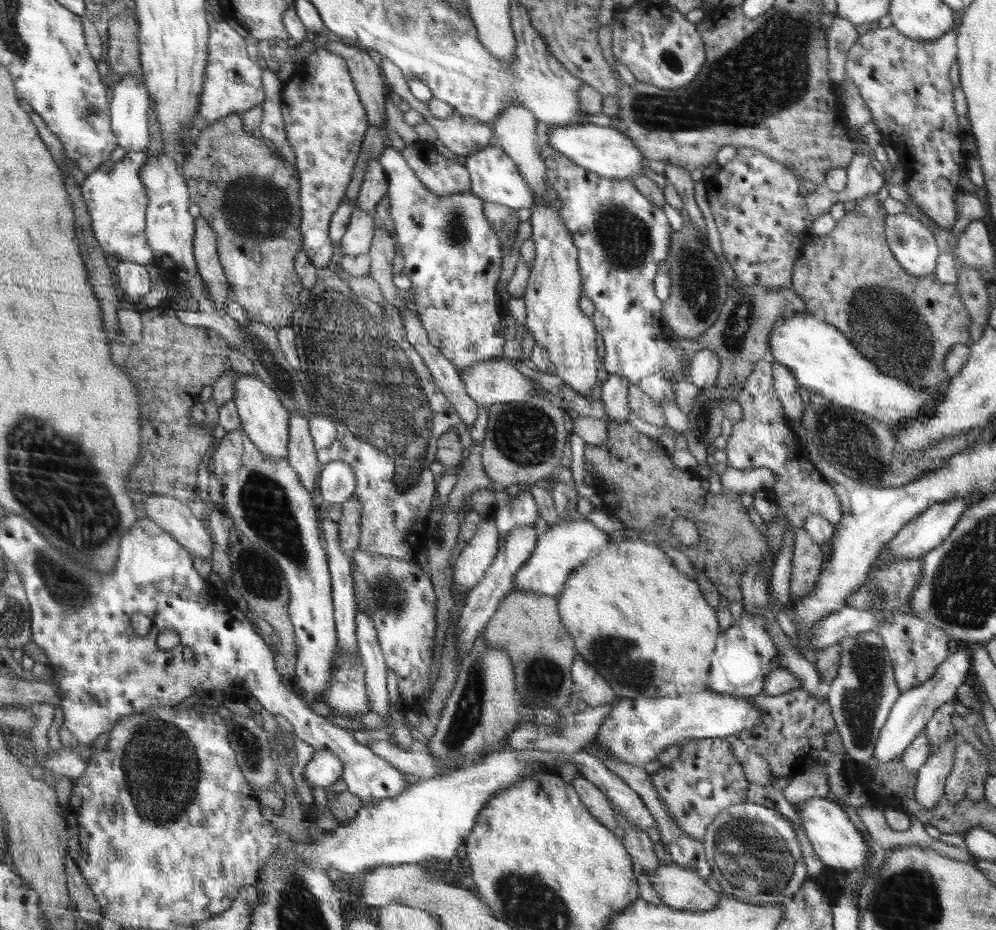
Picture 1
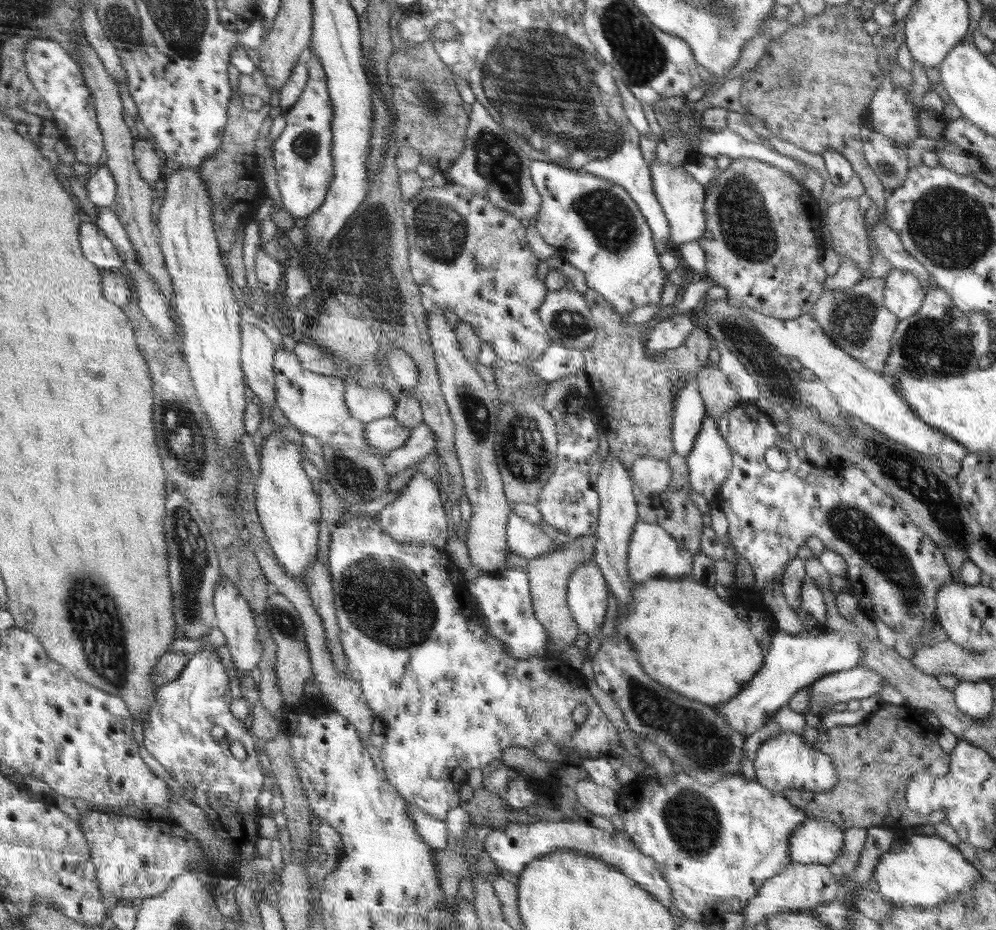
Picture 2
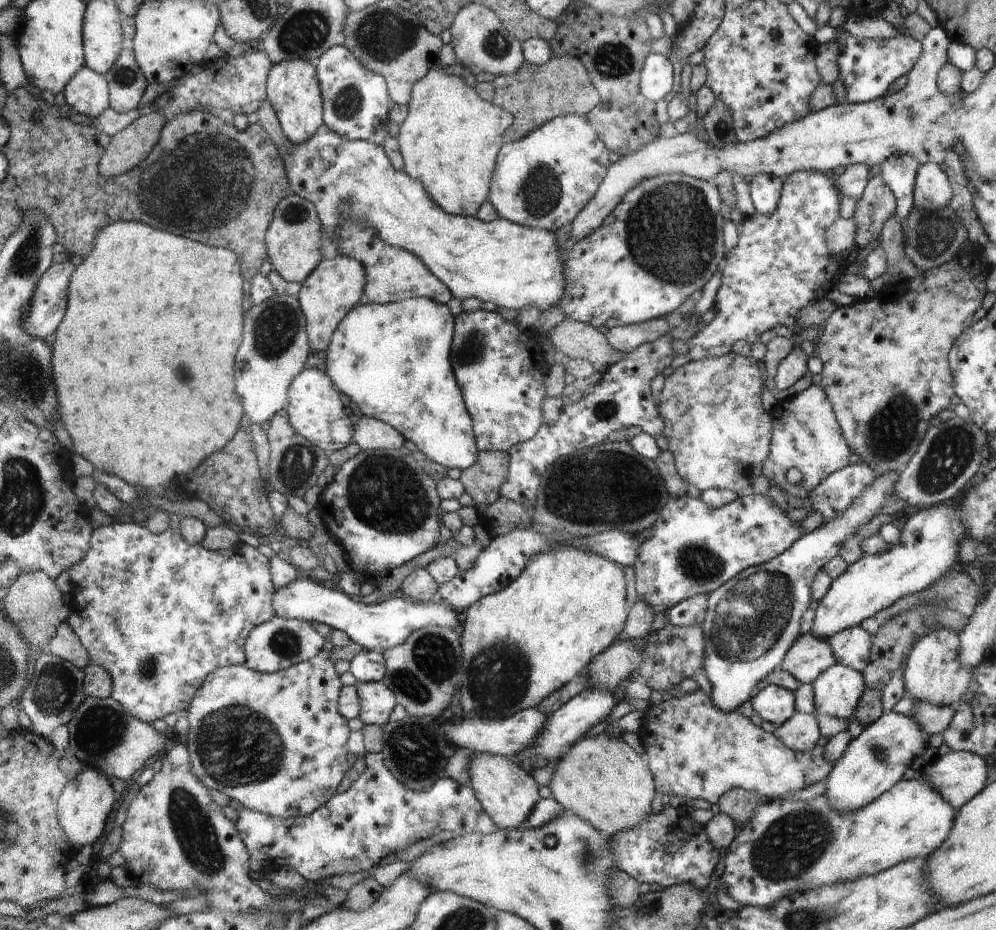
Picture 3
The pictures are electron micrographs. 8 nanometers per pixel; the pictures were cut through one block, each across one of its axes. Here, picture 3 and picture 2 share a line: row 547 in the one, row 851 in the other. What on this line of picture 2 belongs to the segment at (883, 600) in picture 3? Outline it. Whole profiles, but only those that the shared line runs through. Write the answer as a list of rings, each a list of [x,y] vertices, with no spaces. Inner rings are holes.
[[[925,834],[904,837],[898,845],[880,858],[874,866],[872,877],[878,883],[880,894],[891,900],[895,906],[930,906],[948,904],[948,900],[964,890],[972,890],[980,878],[980,870],[952,844],[938,836]]]

